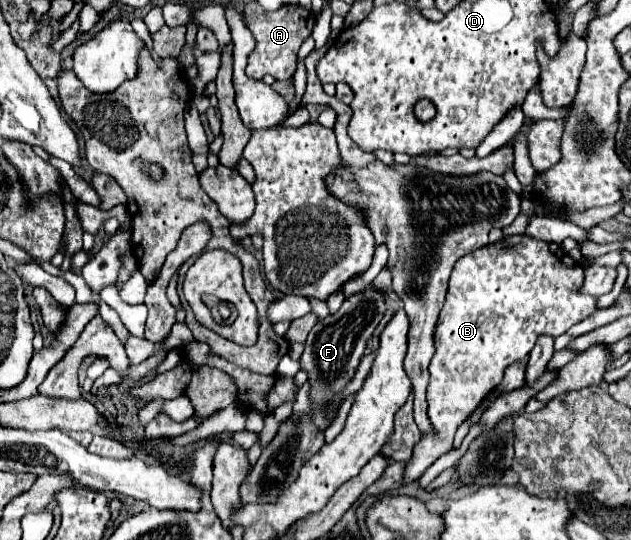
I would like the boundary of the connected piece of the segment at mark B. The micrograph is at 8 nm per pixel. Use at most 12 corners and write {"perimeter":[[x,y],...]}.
{"perimeter":[[526,234],[456,262],[432,432],[402,484],[530,354],[596,312],[582,266]]}

